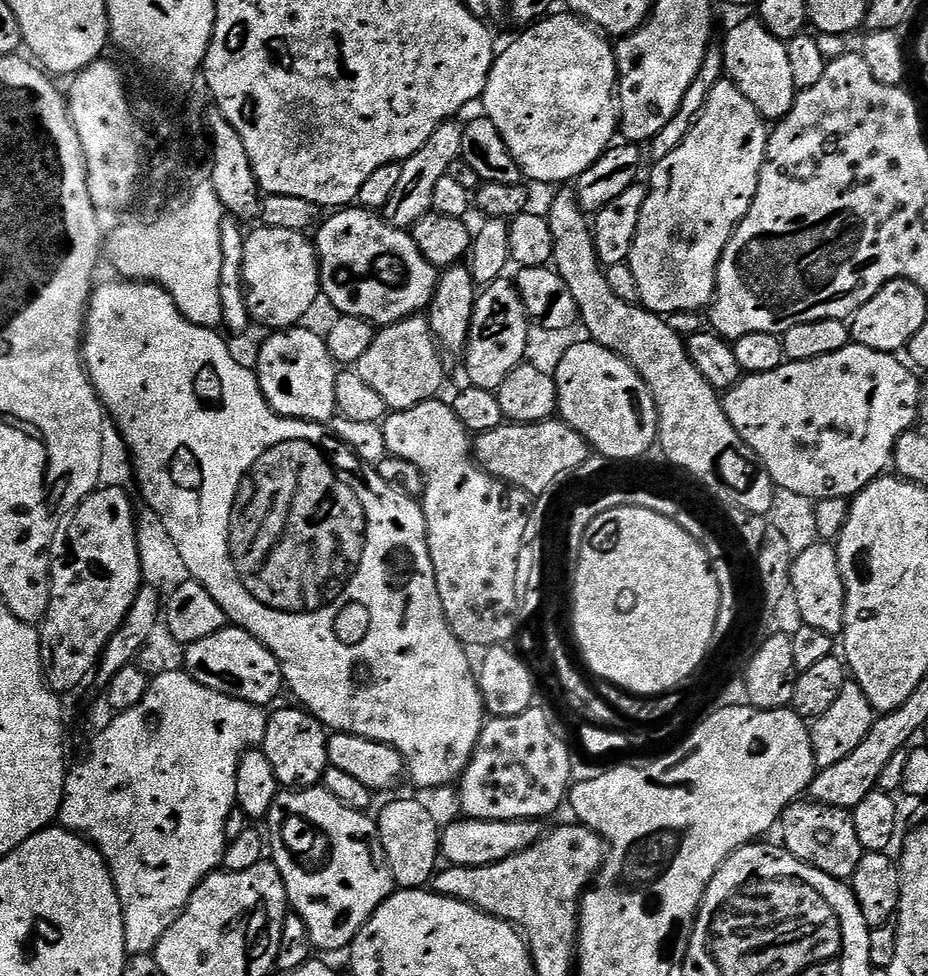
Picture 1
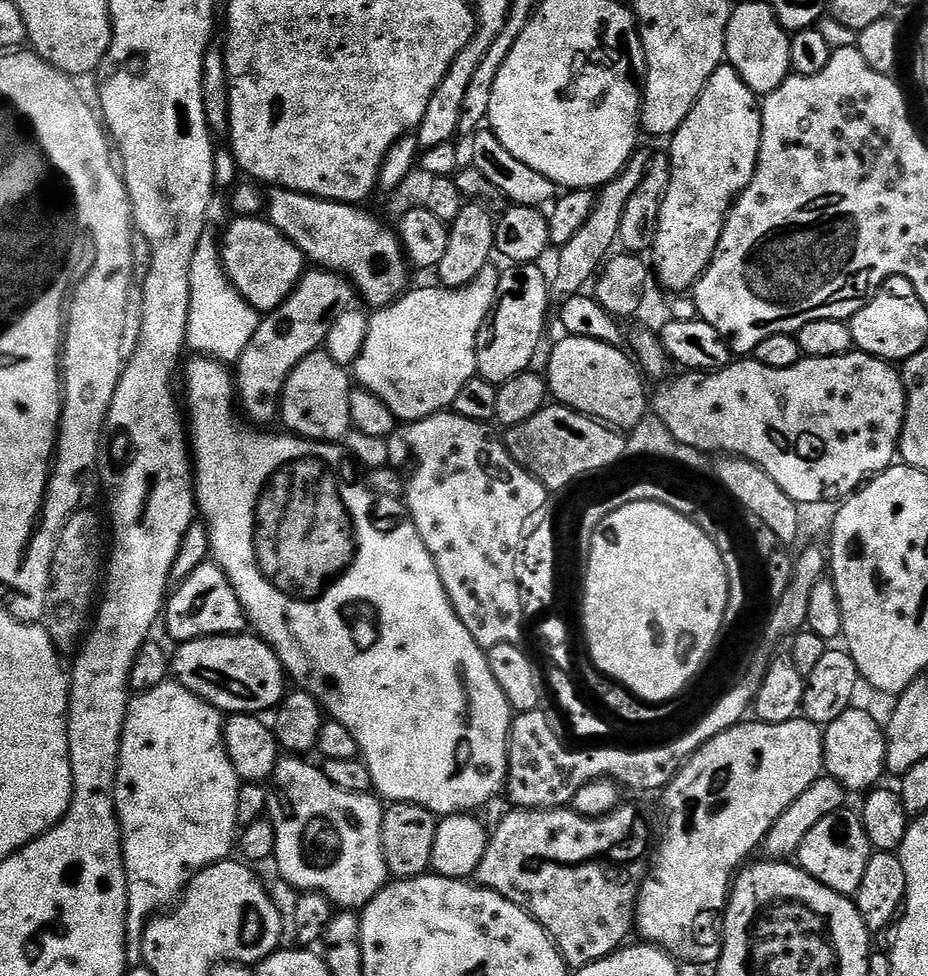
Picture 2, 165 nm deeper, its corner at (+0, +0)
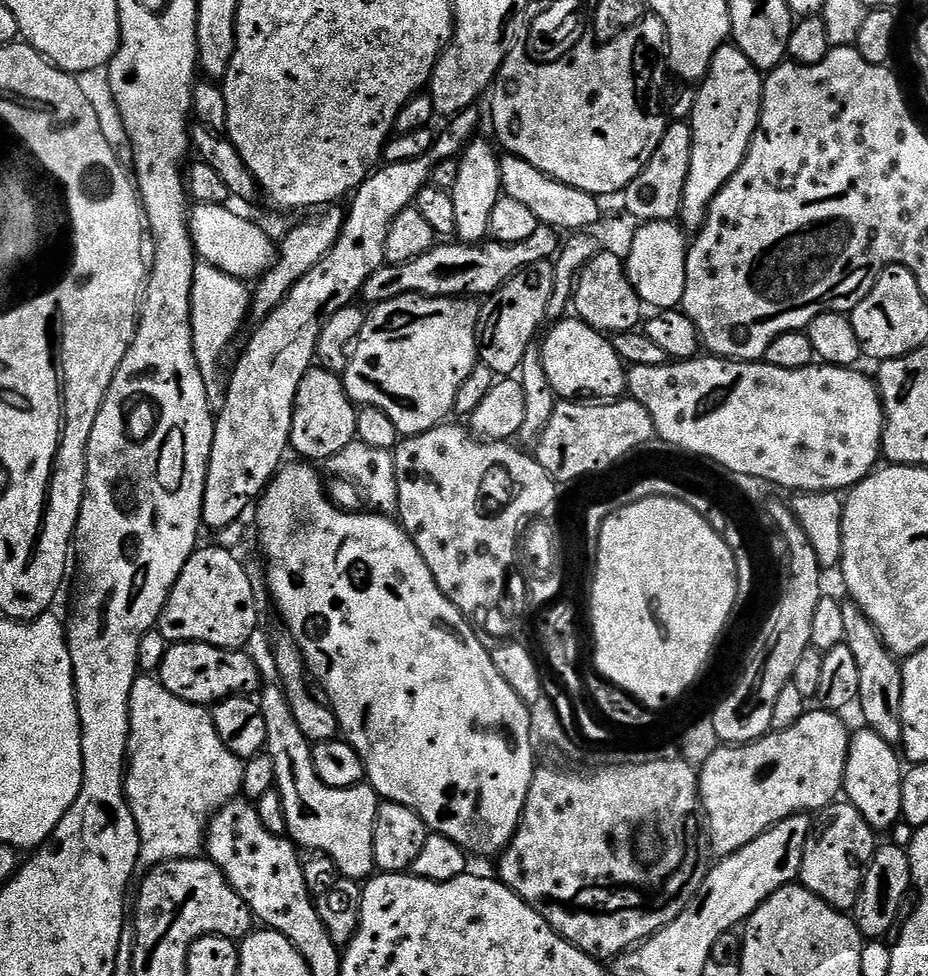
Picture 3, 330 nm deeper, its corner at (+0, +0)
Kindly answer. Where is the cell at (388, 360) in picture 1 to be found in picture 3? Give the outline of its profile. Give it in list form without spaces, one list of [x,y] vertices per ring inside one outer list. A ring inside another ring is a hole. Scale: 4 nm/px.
[[[413,294],[410,296],[399,296],[393,300],[387,300],[385,304],[377,304],[367,313],[362,334],[358,342],[358,350],[354,350],[354,358],[350,366],[342,373],[344,388],[348,391],[348,397],[352,403],[366,408],[377,408],[382,410],[382,414],[390,417],[390,422],[400,431],[401,437],[407,438],[417,436],[426,430],[436,428],[445,423],[453,415],[454,398],[458,398],[458,386],[466,382],[470,370],[475,368],[478,363],[478,325],[480,322],[481,305],[472,298],[453,298],[451,296],[421,296]]]

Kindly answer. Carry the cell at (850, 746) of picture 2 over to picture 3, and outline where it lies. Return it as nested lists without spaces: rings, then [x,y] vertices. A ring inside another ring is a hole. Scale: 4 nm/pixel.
[[[864,726],[861,729],[861,732],[853,731],[848,742],[842,792],[847,803],[853,804],[863,814],[871,828],[891,830],[902,820],[902,782],[905,769],[900,768],[902,760],[893,745],[887,744],[871,728]]]

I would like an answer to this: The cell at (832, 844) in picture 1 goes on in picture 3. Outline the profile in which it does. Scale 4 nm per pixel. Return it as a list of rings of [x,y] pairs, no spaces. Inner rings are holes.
[[[836,802],[823,809],[819,819],[815,821],[812,835],[806,842],[799,883],[832,908],[855,909],[864,871],[878,847],[877,833],[868,825],[863,814],[847,802]]]

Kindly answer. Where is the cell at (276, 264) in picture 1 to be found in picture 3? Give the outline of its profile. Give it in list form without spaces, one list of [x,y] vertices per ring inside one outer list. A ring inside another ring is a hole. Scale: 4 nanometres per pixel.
[[[196,204],[191,209],[188,218],[188,232],[192,236],[192,245],[196,247],[197,257],[203,263],[214,266],[218,270],[222,270],[226,274],[230,274],[234,278],[245,282],[255,282],[260,279],[264,273],[271,270],[273,264],[276,263],[278,255],[277,245],[272,244],[272,240],[255,224],[252,220],[247,220],[244,216],[239,216],[236,212],[231,212],[231,207],[219,204],[218,206],[210,206],[209,204]]]

